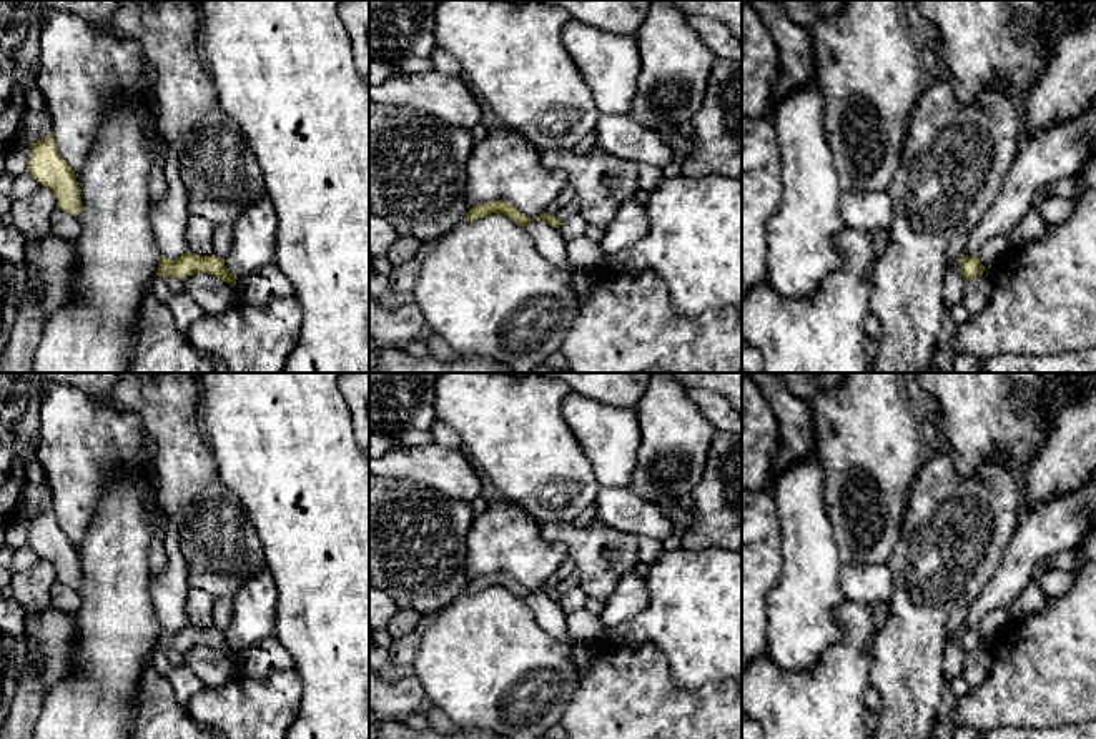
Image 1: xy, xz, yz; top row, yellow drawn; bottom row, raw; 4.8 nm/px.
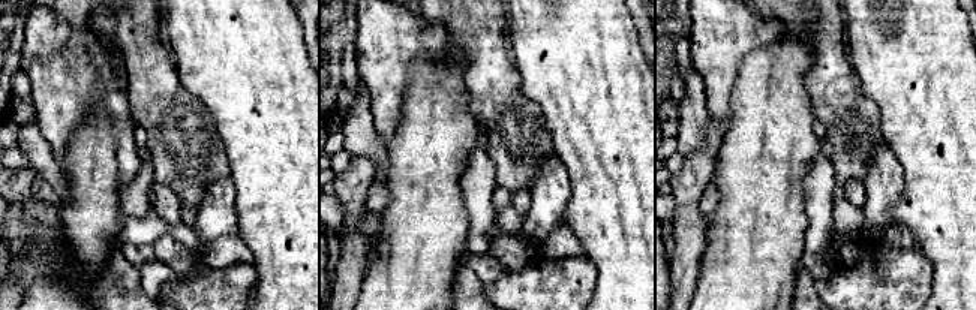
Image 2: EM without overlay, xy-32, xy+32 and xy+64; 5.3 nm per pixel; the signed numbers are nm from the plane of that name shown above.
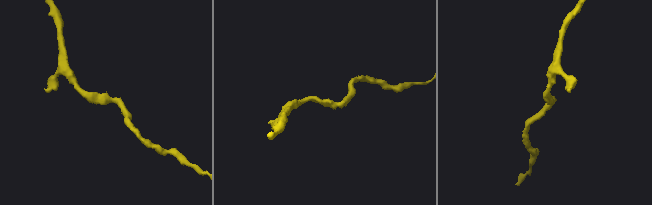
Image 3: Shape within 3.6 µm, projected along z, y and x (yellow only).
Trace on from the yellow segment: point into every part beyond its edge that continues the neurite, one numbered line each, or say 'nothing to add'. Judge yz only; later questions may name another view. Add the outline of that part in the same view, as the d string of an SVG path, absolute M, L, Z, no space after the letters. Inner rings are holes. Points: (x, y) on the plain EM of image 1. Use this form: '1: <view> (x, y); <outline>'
1: yz (1058, 525); M1096 469L1071 493L1056 494L1029 511L1018 524L1003 561L985 591L968 611L963 629L978 629L981 617L995 608L1010 608L1033 579L1034 568L1048 556L1078 548L1089 524L1096 521Z

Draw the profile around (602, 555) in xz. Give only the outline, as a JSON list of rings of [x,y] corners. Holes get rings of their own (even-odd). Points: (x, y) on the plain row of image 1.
[[[597,518],[585,524],[549,523],[541,528],[546,541],[564,544],[579,574],[579,588],[587,598],[605,603],[622,576],[640,569],[639,538],[605,526]]]

